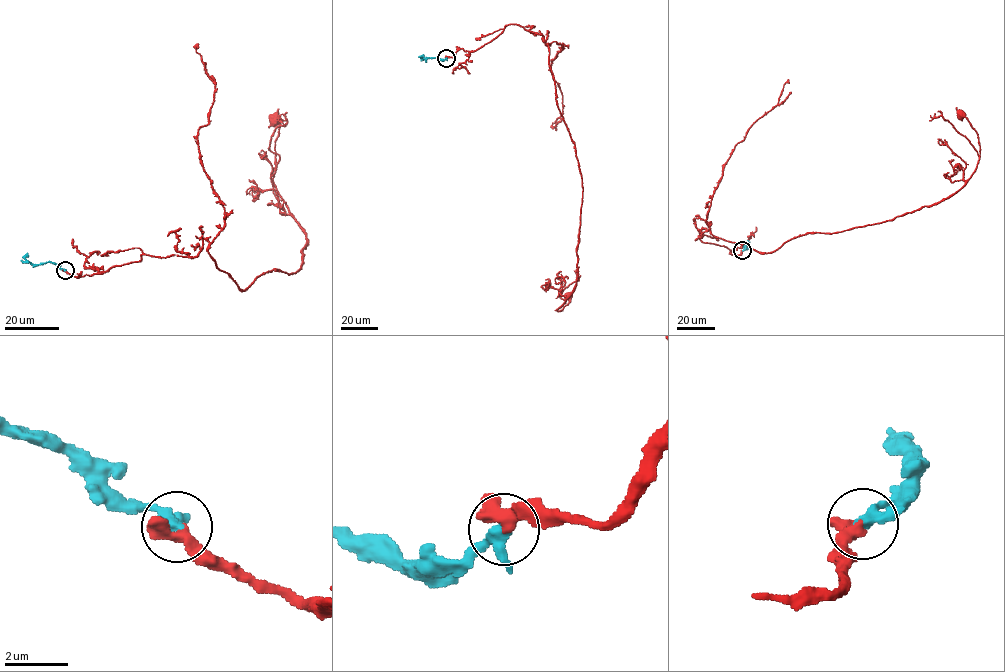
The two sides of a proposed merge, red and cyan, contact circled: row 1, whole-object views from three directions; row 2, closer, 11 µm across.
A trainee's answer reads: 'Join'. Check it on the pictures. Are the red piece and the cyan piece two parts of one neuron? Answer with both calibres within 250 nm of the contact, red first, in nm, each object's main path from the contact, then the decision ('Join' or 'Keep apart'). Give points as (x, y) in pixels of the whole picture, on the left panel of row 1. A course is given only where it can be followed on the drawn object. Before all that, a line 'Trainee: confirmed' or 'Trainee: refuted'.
Trainee: confirmed
Thickness 320 nm (red) against 320 nm. Course of red: (65, 270), (194, 257), (205, 238), (241, 290), (298, 272), (308, 242), (271, 177), (274, 119). Course of cyan: (65, 270), (49, 262), (33, 265), (25, 259), (27, 253). Join

